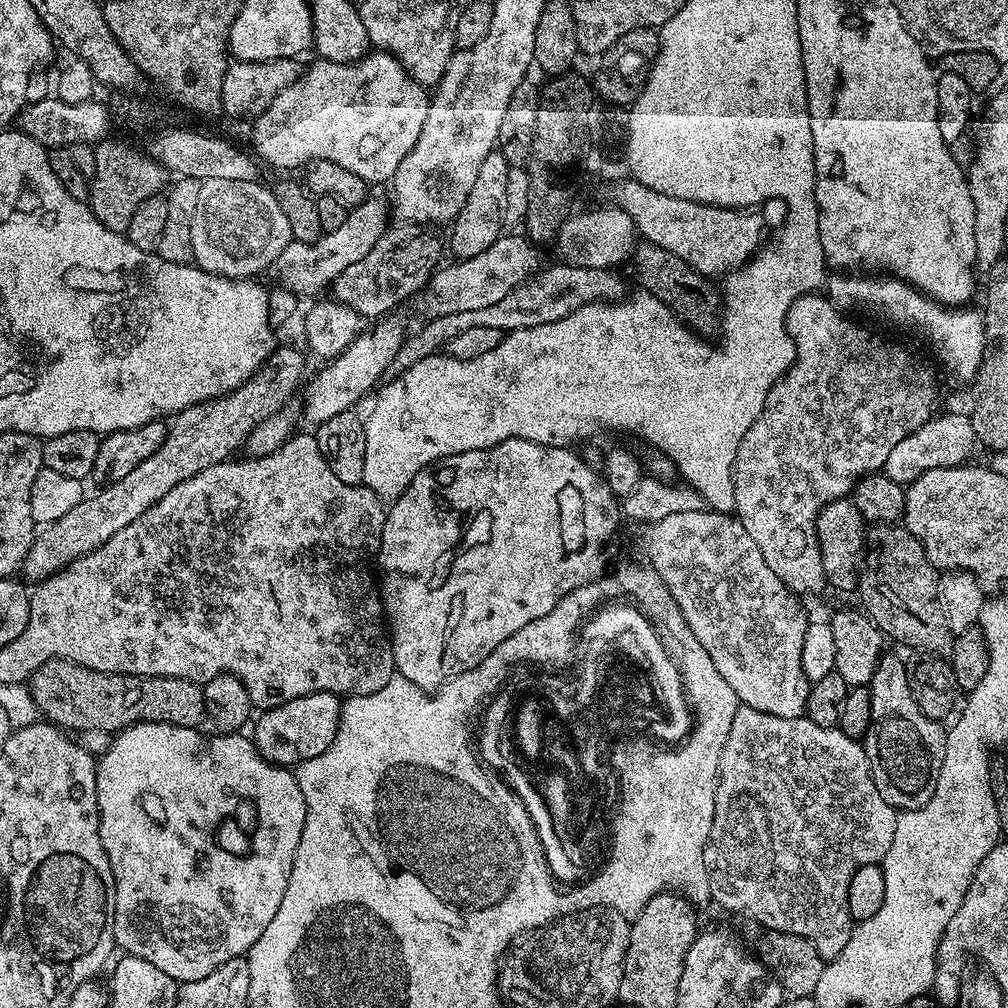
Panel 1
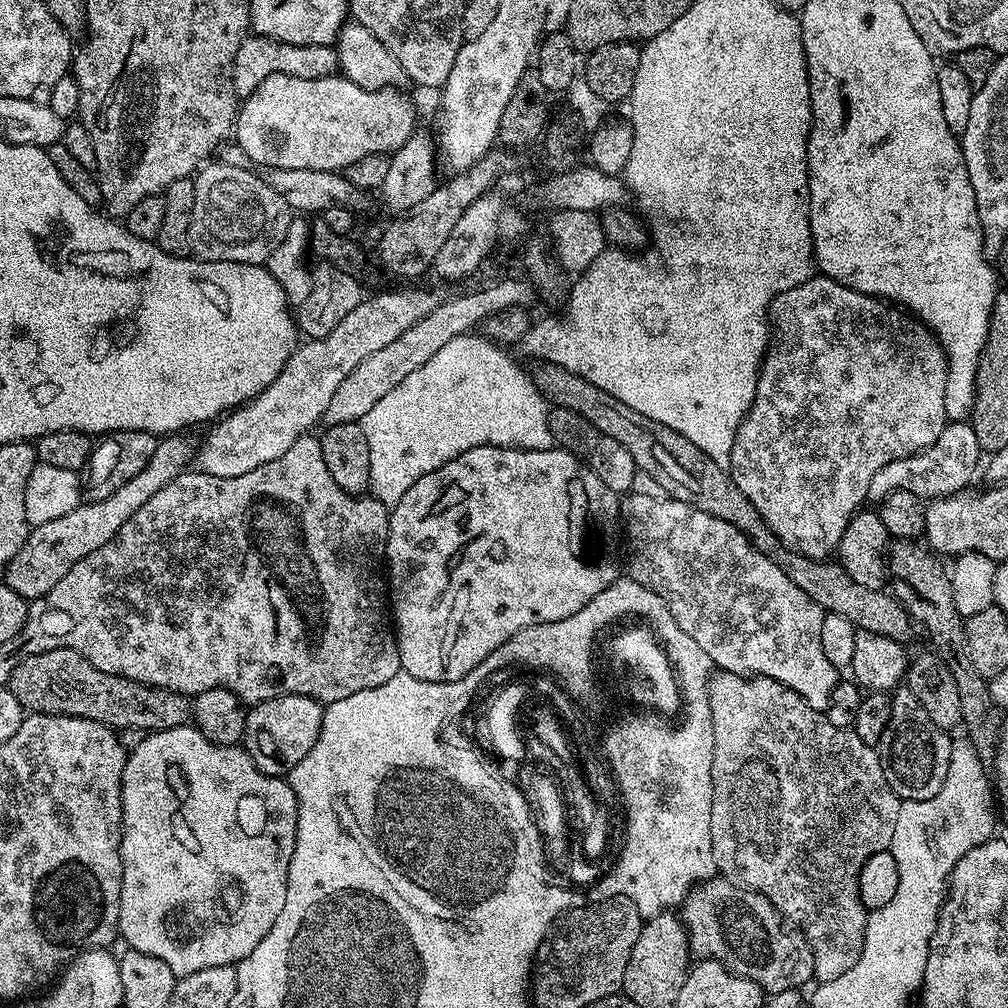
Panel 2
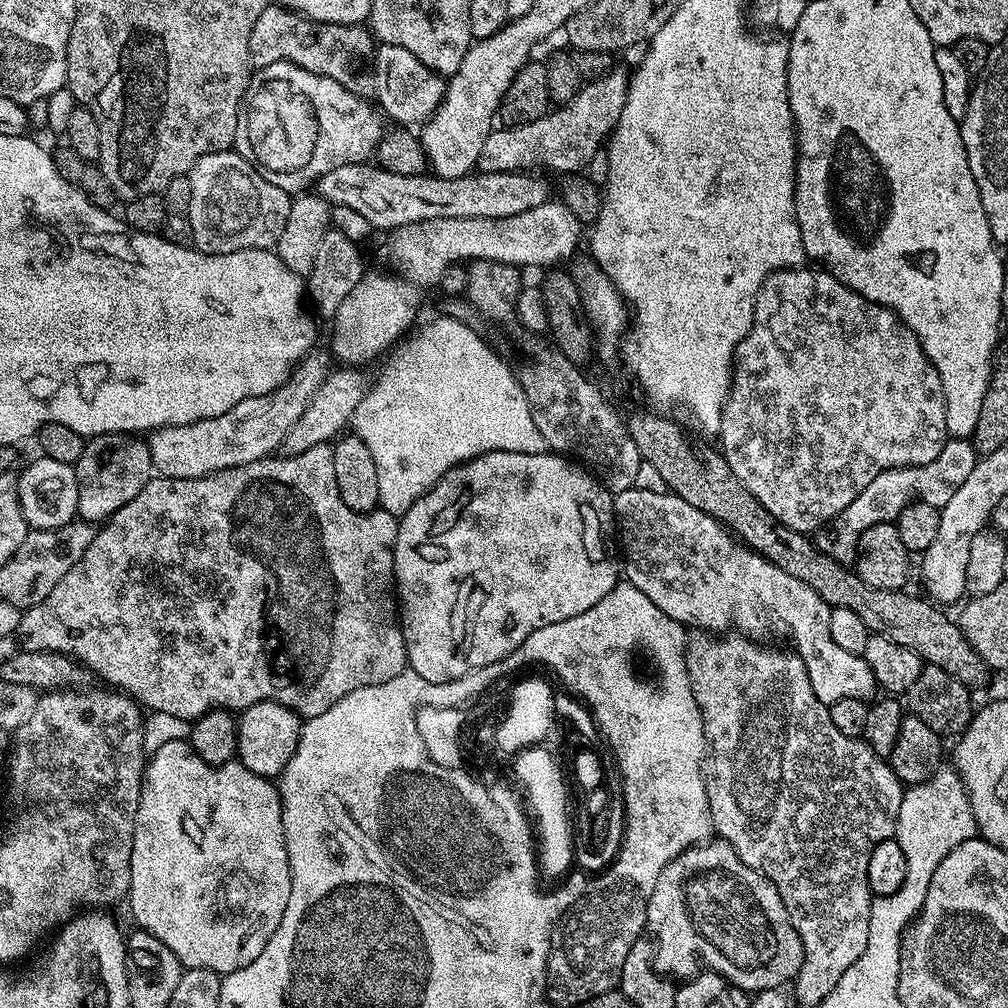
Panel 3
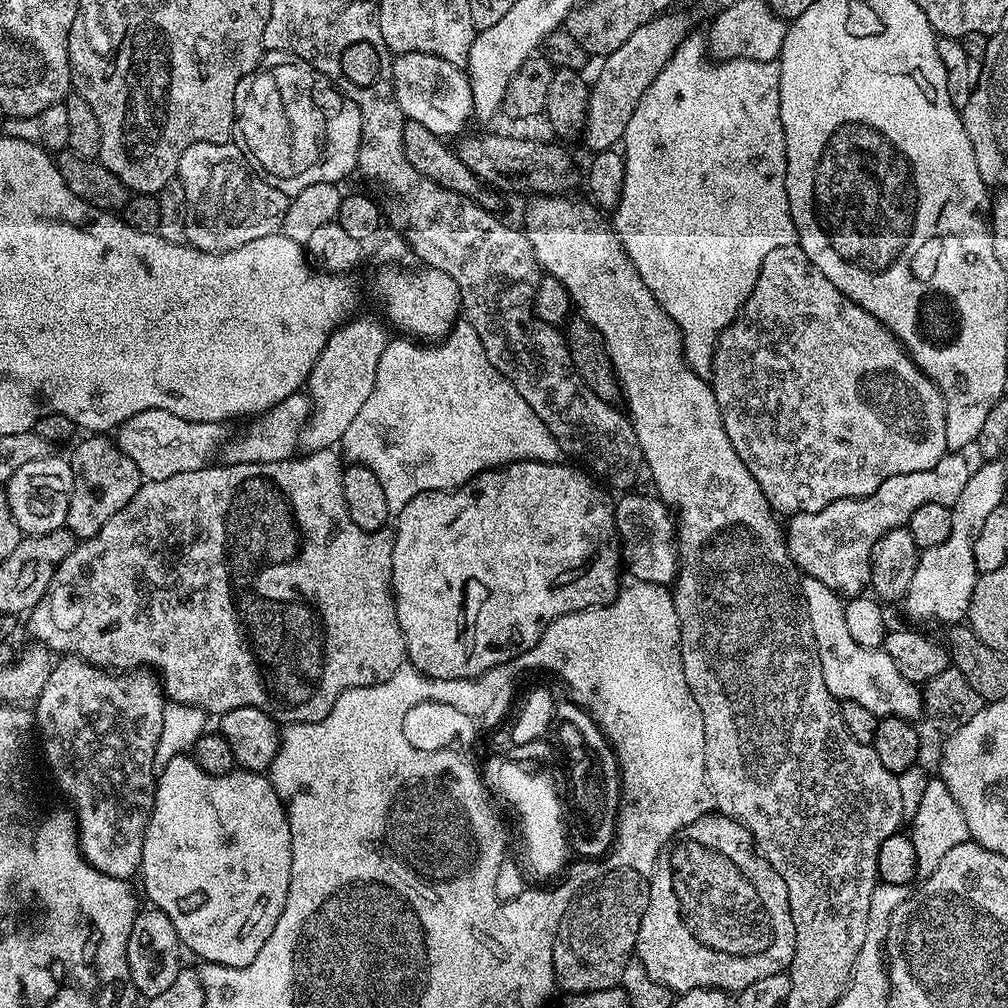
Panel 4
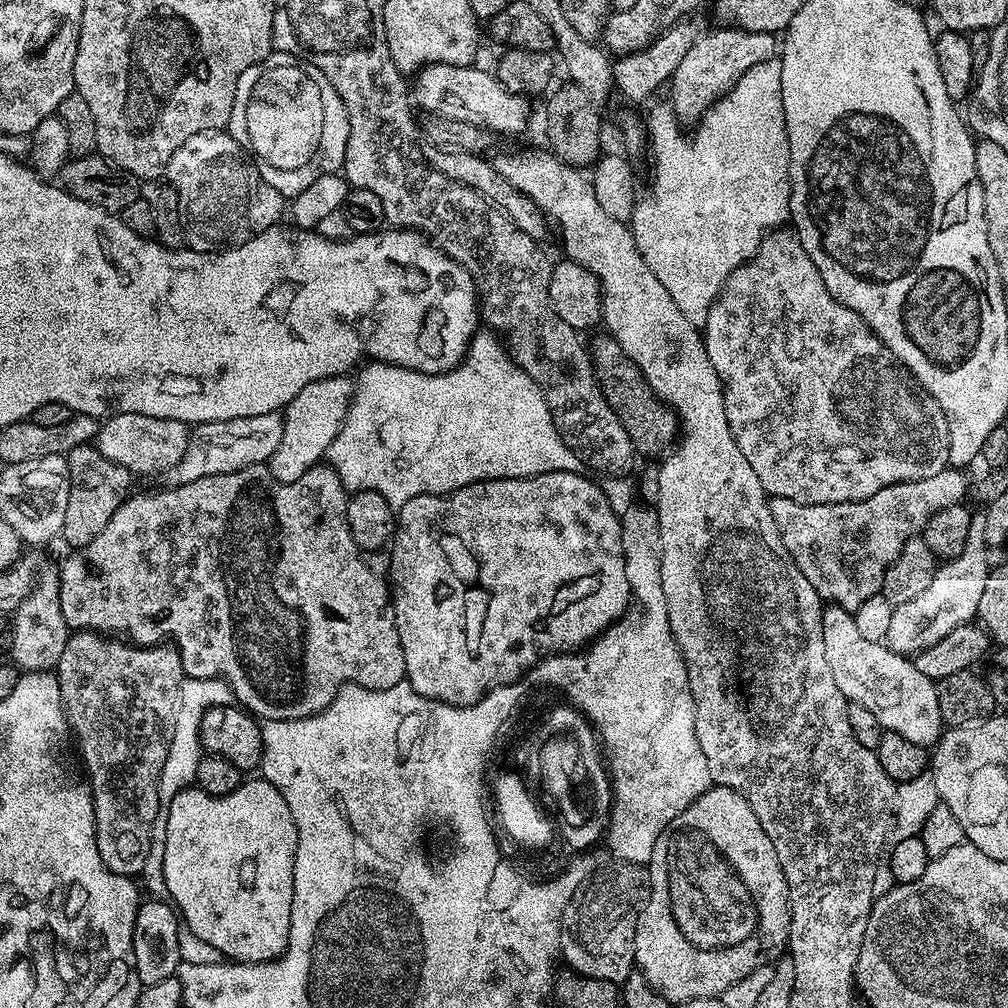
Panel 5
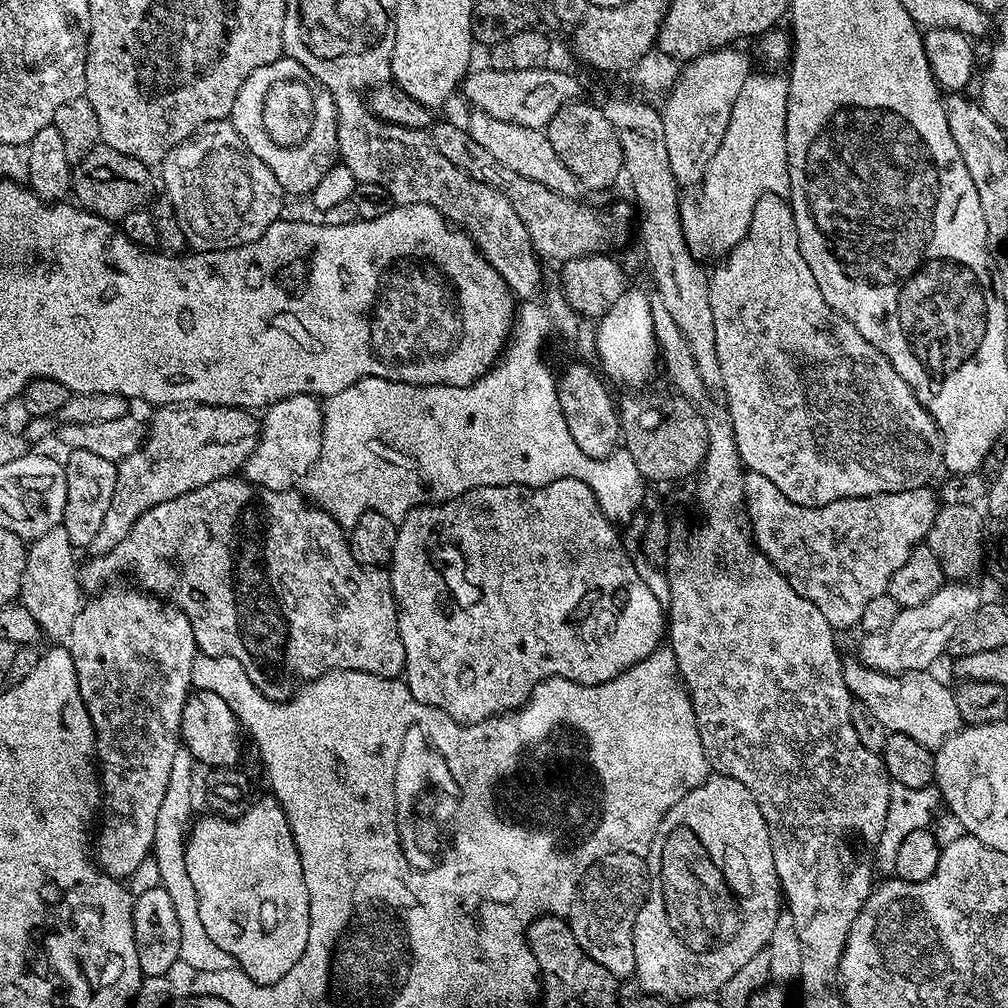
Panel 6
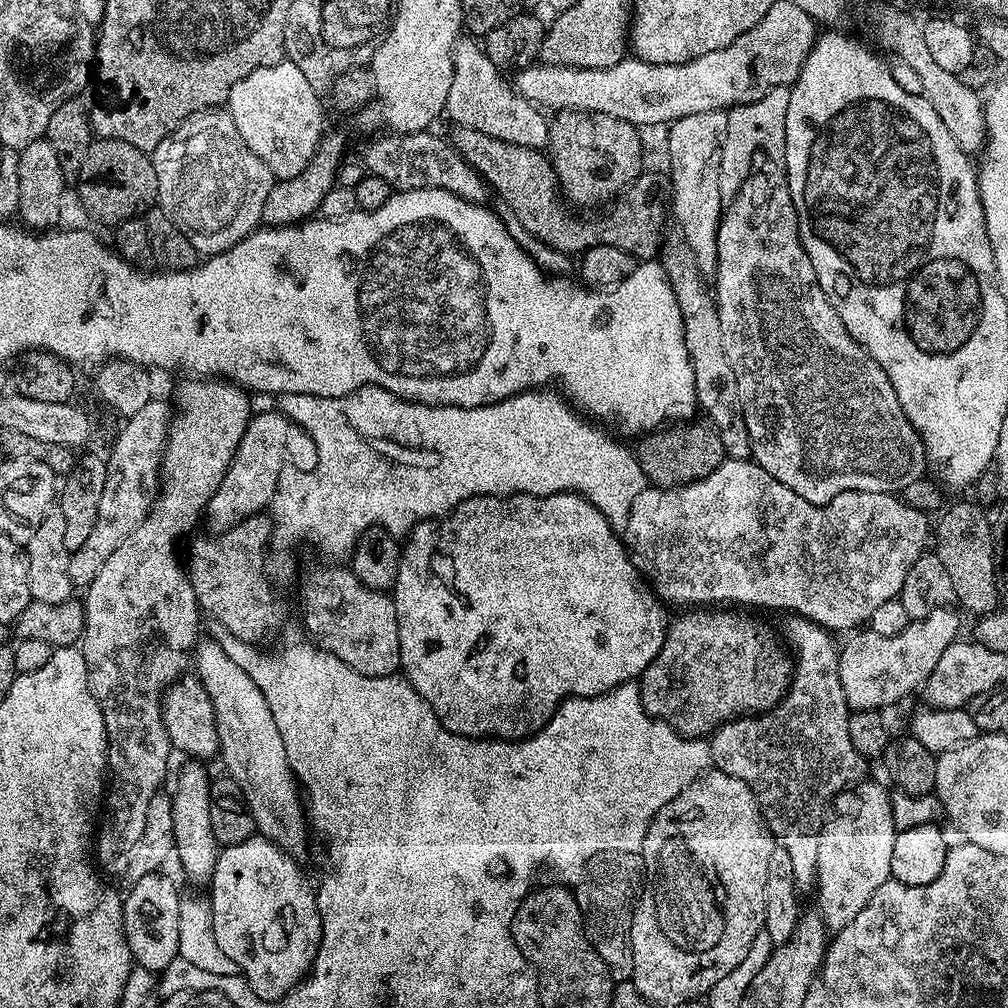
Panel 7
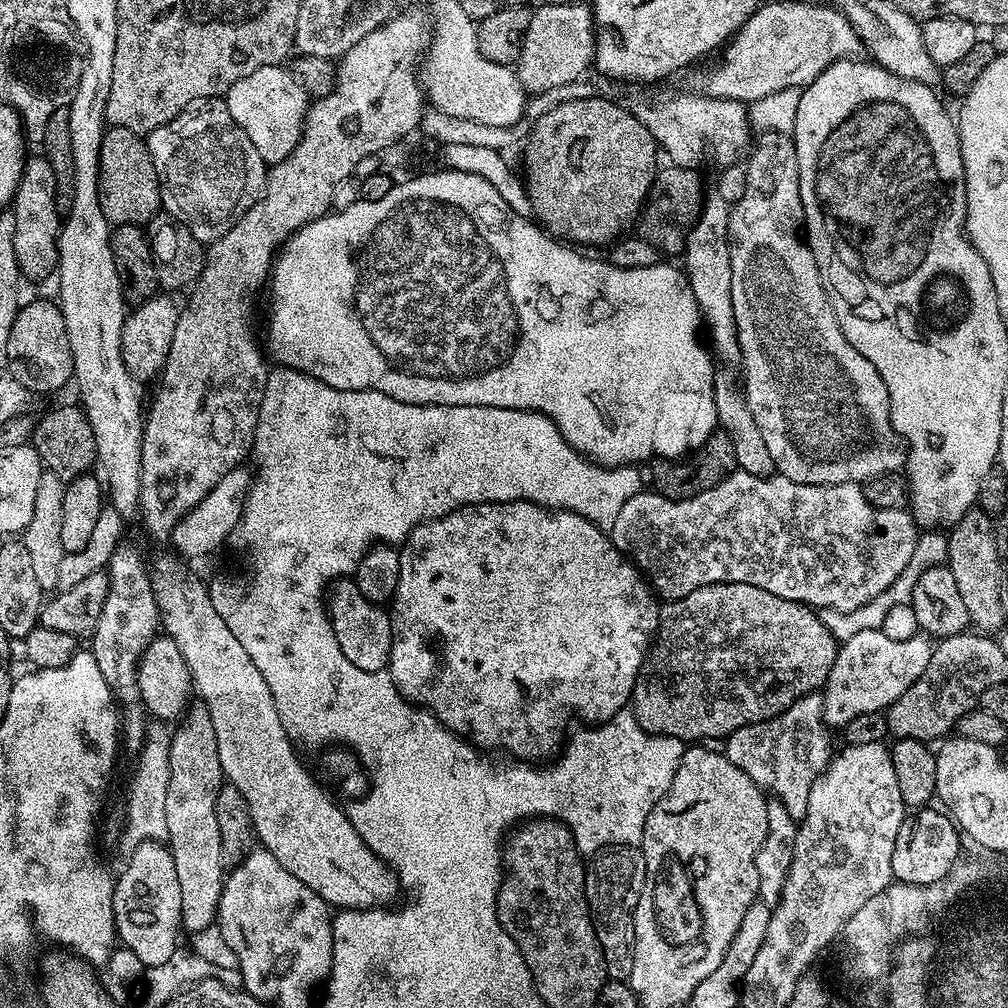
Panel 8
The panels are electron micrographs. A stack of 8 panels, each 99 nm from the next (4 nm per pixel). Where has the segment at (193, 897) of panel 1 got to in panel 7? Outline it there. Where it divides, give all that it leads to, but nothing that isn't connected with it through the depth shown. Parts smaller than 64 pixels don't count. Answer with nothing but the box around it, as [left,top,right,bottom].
[210,834,322,1000]

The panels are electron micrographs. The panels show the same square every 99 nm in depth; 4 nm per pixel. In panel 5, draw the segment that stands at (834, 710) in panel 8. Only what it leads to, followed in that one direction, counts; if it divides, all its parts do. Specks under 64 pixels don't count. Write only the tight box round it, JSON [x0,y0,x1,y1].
[886,514,990,658]

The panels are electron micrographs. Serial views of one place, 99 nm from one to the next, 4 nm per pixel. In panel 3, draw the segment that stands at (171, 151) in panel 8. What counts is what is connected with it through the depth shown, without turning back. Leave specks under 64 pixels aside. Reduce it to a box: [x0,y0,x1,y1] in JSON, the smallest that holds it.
[187,150,293,254]

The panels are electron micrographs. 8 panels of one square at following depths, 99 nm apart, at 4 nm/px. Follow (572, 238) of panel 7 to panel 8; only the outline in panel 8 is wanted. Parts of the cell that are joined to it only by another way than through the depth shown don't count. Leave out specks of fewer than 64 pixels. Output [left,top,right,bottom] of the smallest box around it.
[638,167,706,253]

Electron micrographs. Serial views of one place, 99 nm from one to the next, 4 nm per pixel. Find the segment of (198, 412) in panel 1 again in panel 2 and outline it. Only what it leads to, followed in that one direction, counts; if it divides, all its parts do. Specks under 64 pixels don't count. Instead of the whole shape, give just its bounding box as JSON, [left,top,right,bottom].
[3,434,194,601]

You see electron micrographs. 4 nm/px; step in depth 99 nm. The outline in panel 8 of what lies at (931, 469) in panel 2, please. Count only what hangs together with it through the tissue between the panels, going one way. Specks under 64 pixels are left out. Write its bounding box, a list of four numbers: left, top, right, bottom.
[610,472,918,612]

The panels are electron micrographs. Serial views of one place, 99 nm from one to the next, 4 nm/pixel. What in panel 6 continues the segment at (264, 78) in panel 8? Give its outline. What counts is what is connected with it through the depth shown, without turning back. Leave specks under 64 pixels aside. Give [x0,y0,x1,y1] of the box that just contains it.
[230,82,338,196]

